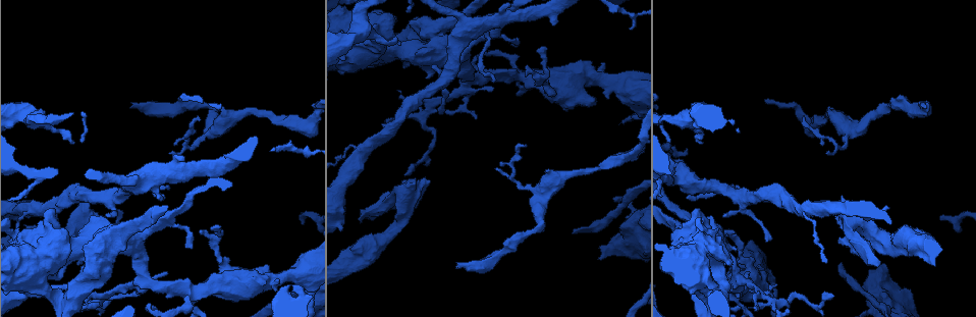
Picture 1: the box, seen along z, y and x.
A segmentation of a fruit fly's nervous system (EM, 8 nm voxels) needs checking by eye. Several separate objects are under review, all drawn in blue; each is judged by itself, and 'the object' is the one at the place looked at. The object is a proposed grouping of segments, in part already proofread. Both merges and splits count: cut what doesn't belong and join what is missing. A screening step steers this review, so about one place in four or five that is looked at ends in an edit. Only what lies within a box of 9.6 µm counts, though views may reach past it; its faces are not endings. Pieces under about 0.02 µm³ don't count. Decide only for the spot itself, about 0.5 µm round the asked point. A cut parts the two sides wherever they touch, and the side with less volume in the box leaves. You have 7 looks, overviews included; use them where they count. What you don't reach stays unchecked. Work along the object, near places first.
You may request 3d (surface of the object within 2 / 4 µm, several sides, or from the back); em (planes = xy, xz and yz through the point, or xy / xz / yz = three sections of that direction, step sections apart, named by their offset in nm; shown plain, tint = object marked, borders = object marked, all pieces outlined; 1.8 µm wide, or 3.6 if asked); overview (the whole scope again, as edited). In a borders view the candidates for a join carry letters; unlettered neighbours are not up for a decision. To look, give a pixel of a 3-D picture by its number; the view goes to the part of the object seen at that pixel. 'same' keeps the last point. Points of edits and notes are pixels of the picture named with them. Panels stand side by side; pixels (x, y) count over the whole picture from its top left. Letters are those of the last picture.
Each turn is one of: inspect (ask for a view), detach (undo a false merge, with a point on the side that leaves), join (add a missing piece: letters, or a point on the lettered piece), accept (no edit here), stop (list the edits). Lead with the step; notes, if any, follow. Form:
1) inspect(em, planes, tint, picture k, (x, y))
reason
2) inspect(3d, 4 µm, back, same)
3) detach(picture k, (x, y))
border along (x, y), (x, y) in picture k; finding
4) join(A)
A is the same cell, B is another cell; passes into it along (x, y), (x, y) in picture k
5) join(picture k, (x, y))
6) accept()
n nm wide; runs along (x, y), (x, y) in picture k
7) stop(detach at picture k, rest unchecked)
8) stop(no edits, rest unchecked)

inspect(em, planes, tint, picture 1, (733, 231))
an open end

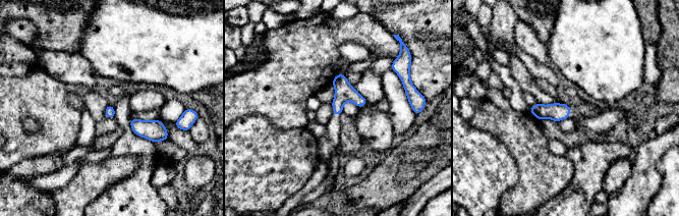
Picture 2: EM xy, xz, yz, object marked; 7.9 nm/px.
inspect(em, planes, borders, same)
what lies round it

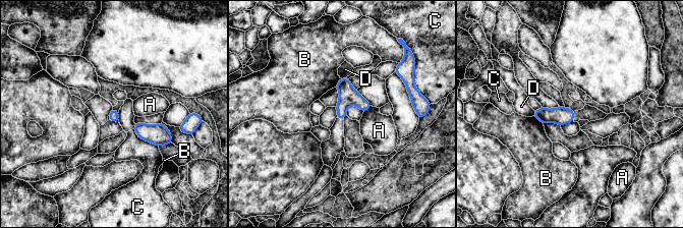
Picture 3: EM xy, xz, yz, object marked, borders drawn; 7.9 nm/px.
accept()
A, B, C and D are other cells; border along (133, 129), (140, 138), (158, 147) in picture 3; none of them fits

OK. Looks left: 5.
inspect(em, xy, step 4, tint, picture 1, (143, 277))
sudden change in width

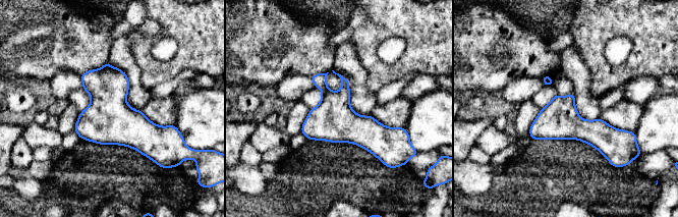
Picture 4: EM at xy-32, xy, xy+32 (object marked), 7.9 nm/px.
inspect(em, planes, borders, same)
another direction

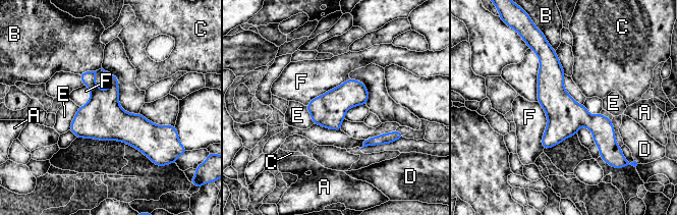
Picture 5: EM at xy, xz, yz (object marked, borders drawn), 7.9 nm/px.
accept()
260 nm wide; F touches over 380 nm; A, B, C, D, E and F are other cells; continuous, no second neuron

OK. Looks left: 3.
inspect(em, 3.6 µm, planes, borders, picture 1, (715, 283))
touches itself

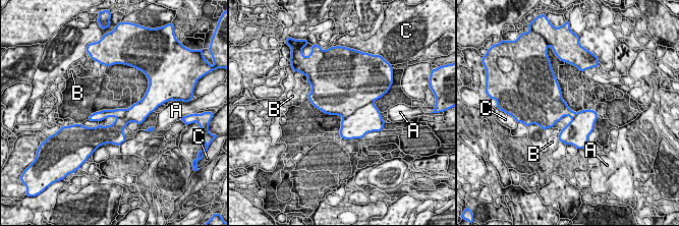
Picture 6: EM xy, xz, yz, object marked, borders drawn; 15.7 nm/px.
detach(picture 6, (347, 97))
C touches over 260 nm; A, B and C are other cells; border along (373, 102), (357, 108), (343, 118) in picture 6; two neurons meet here

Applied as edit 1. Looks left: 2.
stop(detach at picture 6, rest unchecked)

